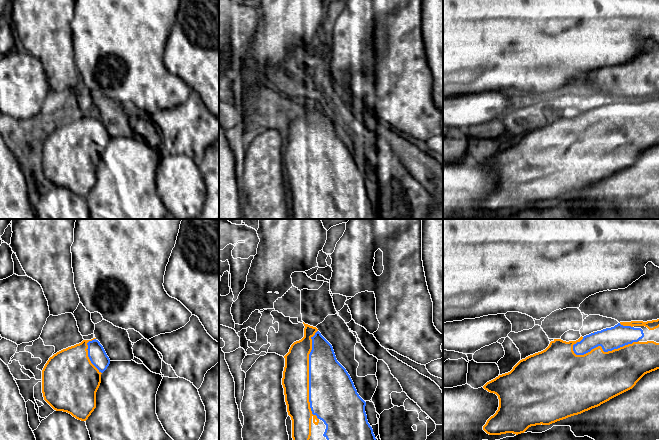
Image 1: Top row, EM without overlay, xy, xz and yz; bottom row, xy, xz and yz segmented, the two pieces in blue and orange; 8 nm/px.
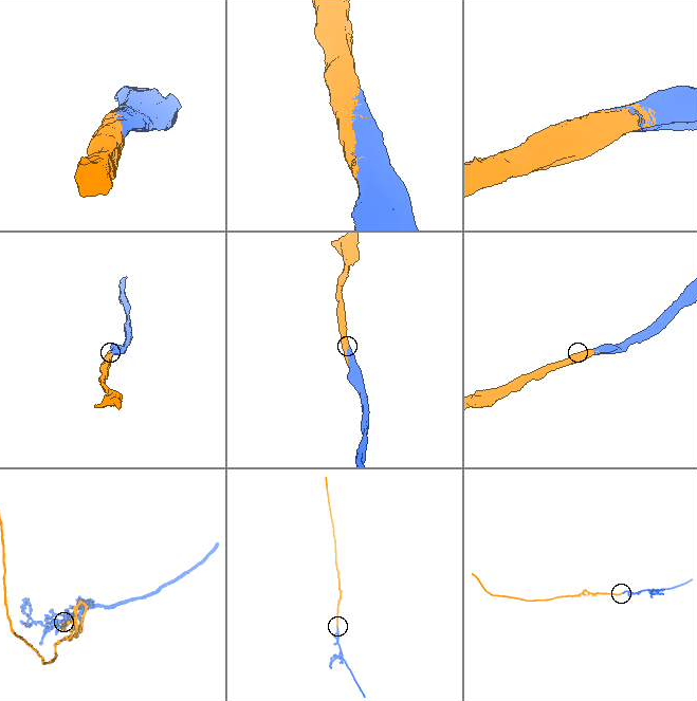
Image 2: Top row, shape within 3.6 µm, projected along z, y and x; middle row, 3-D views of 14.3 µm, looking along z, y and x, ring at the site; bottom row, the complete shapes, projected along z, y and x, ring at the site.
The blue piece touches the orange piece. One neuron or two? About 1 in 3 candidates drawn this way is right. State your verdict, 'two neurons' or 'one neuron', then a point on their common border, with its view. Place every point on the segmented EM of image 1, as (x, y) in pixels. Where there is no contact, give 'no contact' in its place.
one neuron | xz (309, 375)

